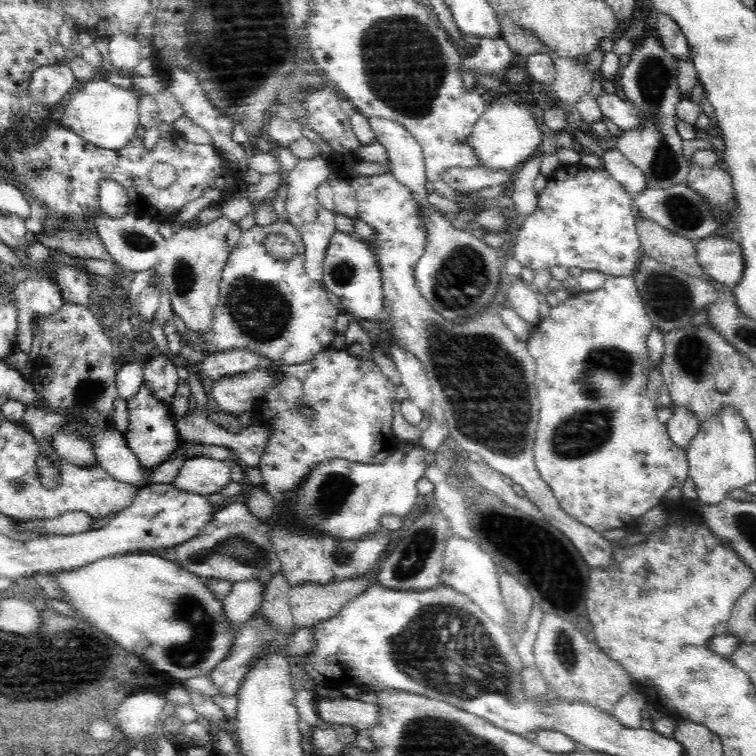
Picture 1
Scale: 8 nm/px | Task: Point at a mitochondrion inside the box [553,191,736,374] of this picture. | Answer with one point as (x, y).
(671, 298)

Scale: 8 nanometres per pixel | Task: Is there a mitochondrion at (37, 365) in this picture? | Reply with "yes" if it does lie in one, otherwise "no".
no

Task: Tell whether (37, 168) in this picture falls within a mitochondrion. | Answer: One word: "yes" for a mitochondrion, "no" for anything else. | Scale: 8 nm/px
yes

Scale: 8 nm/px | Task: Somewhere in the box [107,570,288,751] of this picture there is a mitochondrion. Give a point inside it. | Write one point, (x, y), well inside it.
(190, 653)

